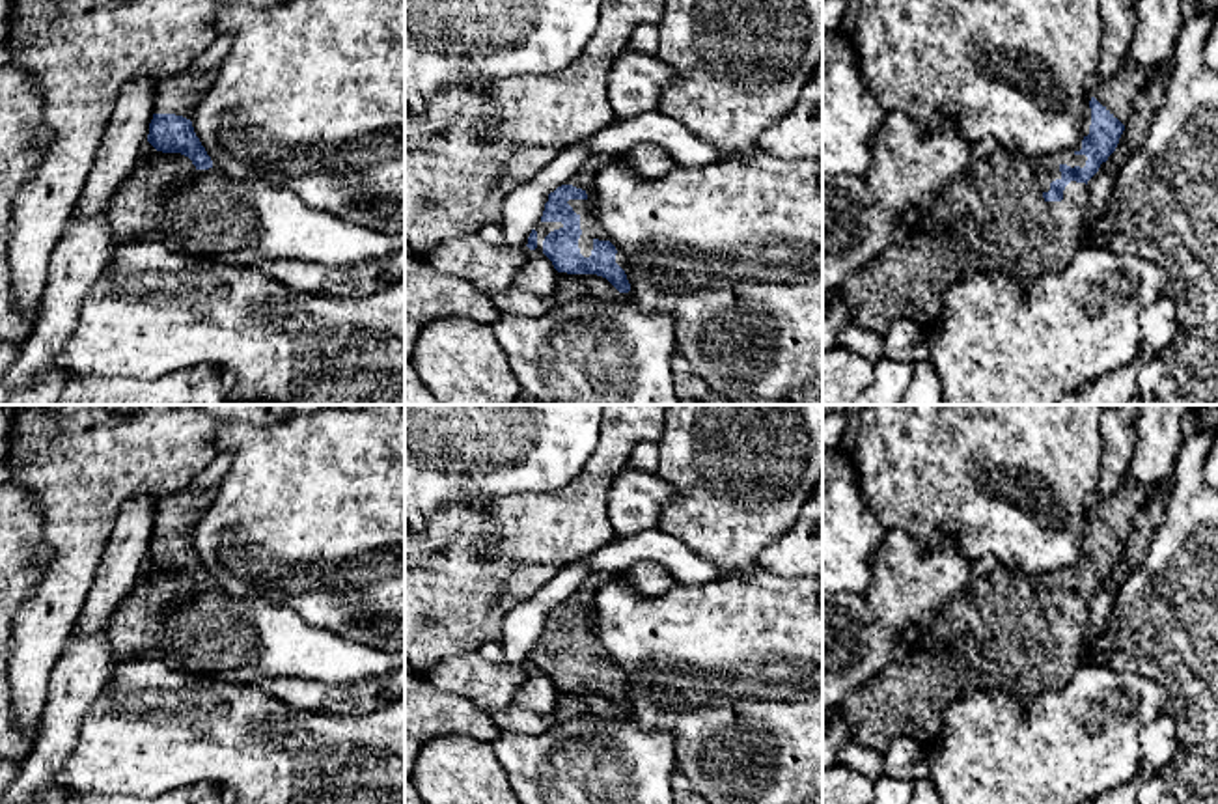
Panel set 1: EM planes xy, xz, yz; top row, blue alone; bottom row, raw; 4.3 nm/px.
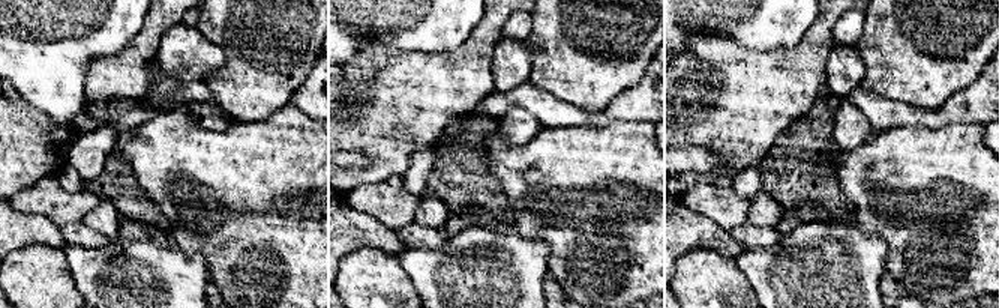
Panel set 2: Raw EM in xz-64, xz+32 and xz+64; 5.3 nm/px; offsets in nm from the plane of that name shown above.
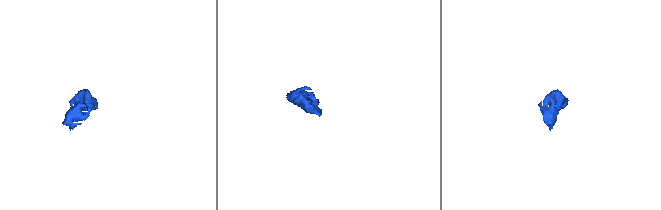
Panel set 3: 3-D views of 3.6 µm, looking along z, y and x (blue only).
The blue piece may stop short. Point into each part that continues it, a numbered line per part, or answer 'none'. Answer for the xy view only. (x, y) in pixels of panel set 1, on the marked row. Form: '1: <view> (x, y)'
1: xy (179, 94)

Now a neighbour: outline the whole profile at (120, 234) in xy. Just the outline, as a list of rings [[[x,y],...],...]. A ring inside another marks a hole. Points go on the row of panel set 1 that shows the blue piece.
[[[145,142],[134,170],[108,203],[114,246],[138,239],[162,241],[164,207],[196,172],[188,157],[157,151]]]

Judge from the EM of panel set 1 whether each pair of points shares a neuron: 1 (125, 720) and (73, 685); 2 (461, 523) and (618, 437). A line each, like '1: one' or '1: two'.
1: two
2: one

